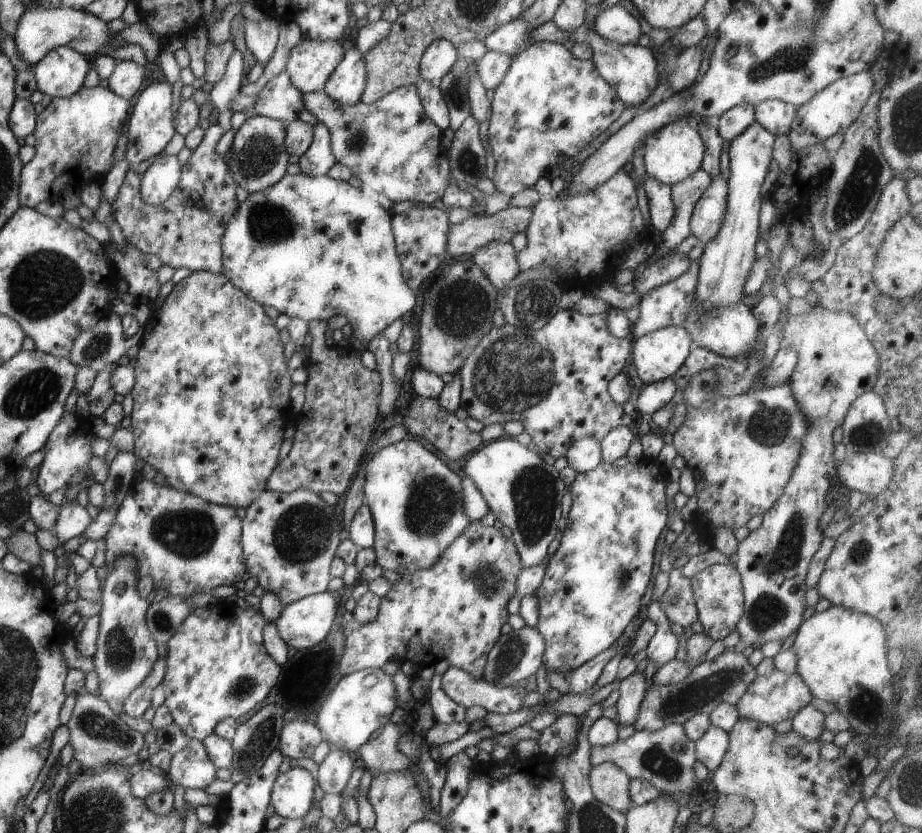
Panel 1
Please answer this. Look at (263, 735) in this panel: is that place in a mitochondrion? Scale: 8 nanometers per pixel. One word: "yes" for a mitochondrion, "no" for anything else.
yes

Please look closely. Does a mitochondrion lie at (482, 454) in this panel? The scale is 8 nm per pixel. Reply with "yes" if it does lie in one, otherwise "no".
no

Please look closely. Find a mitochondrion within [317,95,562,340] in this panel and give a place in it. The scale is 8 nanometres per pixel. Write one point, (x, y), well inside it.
(532, 304)

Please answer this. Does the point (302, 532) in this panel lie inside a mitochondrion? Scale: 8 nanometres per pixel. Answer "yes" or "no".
yes

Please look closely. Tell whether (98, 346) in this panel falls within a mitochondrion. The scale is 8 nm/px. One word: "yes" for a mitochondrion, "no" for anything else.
yes

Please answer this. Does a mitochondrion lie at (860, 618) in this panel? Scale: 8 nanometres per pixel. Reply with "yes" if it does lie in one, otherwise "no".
no

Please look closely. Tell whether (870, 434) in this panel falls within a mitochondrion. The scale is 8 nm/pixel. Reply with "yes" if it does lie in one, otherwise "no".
yes

